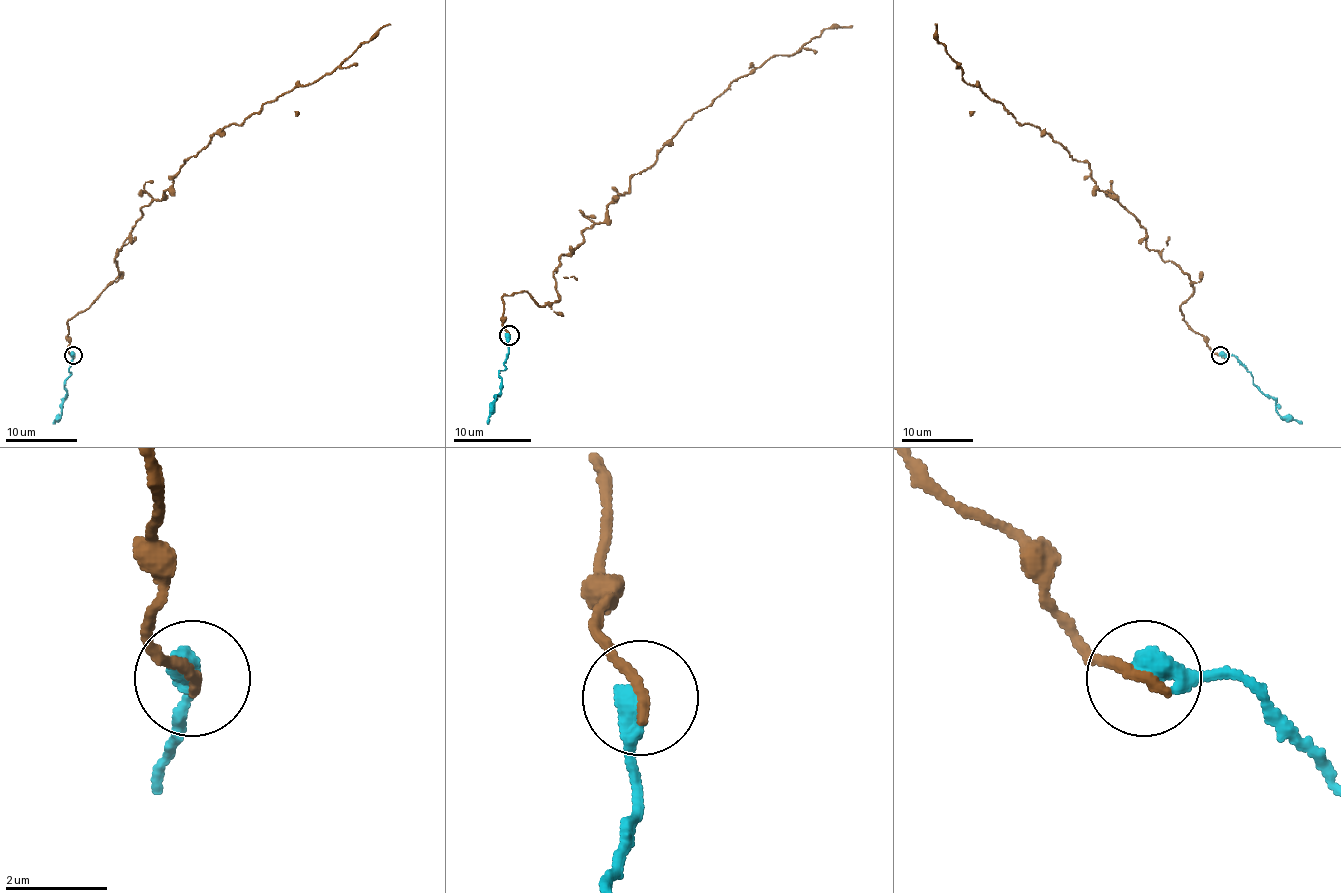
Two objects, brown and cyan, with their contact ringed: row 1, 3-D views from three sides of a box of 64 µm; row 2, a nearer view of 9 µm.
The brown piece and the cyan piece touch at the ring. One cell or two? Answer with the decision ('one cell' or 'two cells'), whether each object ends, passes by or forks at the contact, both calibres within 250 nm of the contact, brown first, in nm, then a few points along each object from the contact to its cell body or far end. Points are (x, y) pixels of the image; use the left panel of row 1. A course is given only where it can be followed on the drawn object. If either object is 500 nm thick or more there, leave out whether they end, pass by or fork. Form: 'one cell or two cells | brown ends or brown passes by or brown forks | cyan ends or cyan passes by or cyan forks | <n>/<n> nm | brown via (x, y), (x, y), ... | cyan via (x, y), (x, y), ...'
one cell | 240/500 nm | brown via (73, 356), (68, 322), (116, 277), (114, 256), (141, 209), (184, 163), (223, 127), (336, 70), (390, 23) | cyan via (73, 356), (64, 385), (66, 397), (62, 401), (62, 413), (53, 424)

